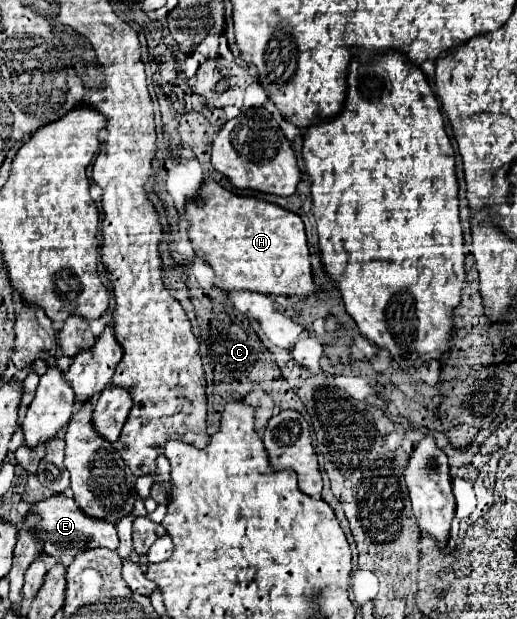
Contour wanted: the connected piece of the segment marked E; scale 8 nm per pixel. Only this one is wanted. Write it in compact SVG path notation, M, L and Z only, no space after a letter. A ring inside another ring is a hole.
M52 495L44 501L32 503L30 511L32 515L40 517L40 523L36 525L36 533L42 541L42 551L52 555L52 557L62 557L62 555L78 555L86 549L94 549L94 547L106 547L106 549L118 549L118 535L116 535L116 527L108 521L100 521L100 519L92 519L88 515L84 515L76 501L66 497L66 495Z

